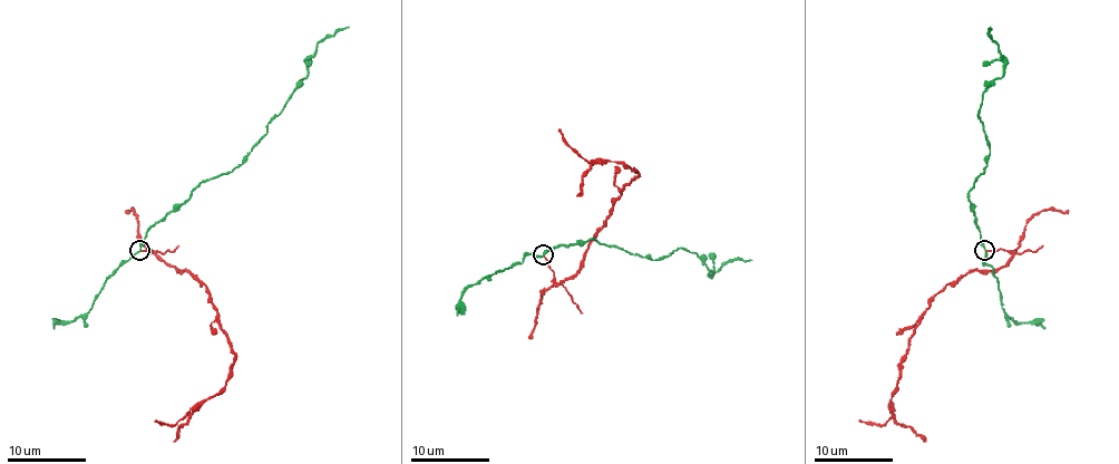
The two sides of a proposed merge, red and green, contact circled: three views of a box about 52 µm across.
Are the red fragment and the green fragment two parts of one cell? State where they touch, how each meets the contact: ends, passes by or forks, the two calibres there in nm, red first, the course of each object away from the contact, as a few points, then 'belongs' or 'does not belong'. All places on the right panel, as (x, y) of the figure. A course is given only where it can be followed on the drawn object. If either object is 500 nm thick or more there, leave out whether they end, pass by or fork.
at (984, 250); red ends there; green passes by; 150 nm thick on the red side, 200 nm on the other; red runs (986, 250), (1012, 253), (996, 269), (972, 269), (945, 287), (904, 356), (892, 415), (882, 425), (858, 419); green runs (984, 250), (969, 192), (984, 171), (990, 153), (979, 112), (982, 94), (1002, 76), (1004, 58), (990, 27); does not belong

